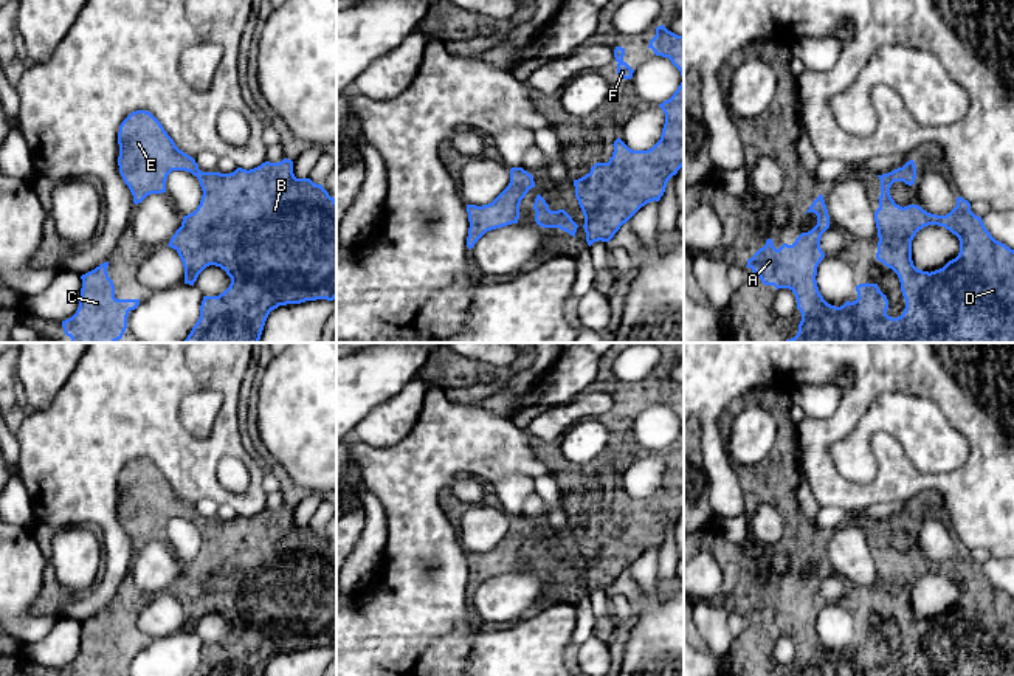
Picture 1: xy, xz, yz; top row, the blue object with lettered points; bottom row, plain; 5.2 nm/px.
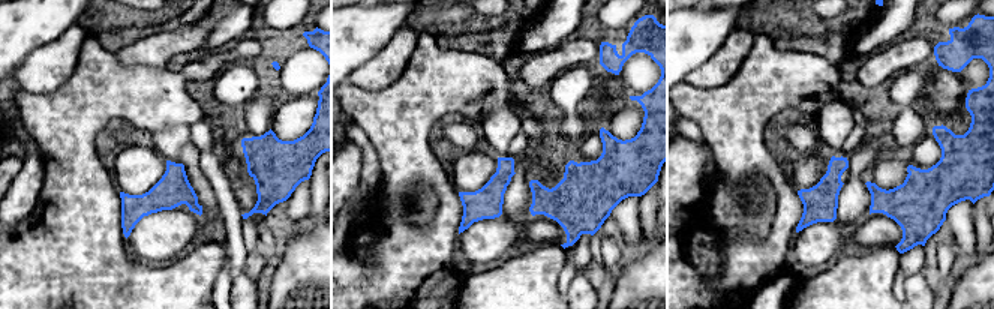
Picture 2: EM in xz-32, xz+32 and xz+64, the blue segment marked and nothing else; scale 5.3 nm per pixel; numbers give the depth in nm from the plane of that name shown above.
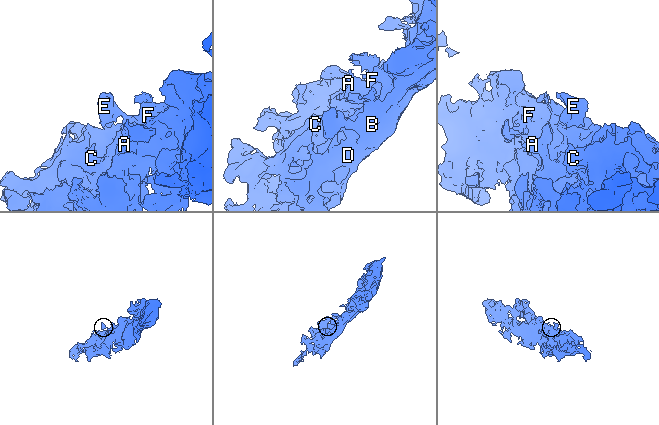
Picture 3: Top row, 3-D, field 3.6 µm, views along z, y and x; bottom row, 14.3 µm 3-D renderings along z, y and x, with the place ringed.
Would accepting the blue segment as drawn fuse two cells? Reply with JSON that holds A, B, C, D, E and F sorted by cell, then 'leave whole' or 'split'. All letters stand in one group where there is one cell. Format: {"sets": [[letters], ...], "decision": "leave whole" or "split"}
{"sets": [["A", "B", "C", "D", "E", "F"]], "decision": "leave whole"}

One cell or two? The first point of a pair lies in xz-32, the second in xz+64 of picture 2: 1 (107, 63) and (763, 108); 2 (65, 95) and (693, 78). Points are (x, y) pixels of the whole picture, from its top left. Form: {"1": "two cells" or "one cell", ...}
{"1": "one cell", "2": "two cells"}

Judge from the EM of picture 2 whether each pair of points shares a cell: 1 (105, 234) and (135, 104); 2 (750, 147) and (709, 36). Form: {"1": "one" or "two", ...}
{"1": "one", "2": "two"}

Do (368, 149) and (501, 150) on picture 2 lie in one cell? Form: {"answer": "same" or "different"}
{"answer": "different"}

